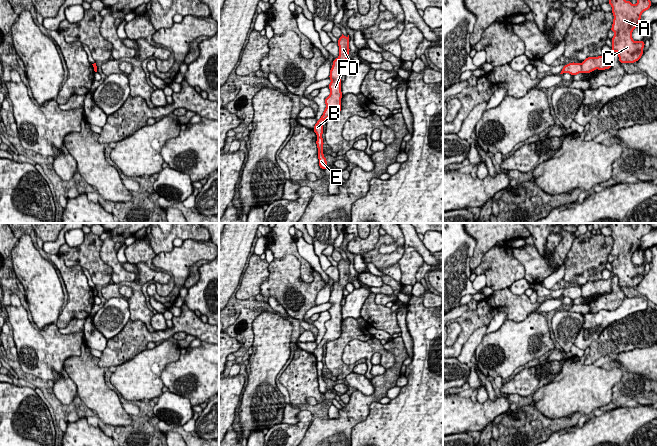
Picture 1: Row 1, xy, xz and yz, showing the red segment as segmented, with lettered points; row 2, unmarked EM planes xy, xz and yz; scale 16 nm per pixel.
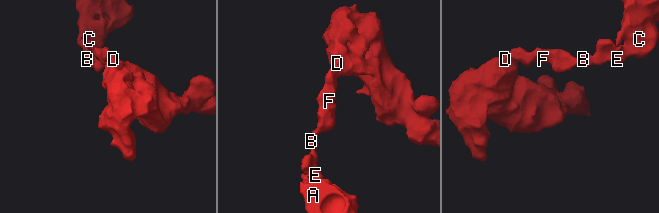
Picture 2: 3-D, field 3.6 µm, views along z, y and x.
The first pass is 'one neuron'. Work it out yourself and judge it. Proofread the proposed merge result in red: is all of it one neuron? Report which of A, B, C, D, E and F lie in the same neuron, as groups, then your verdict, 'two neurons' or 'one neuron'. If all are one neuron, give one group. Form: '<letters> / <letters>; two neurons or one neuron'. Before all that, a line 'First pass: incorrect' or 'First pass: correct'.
First pass: incorrect
A C E / B D F; two neurons

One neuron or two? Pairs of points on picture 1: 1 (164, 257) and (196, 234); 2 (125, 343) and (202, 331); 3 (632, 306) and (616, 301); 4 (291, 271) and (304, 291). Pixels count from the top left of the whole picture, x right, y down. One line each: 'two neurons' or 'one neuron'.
1: two neurons
2: one neuron
3: two neurons
4: one neuron

